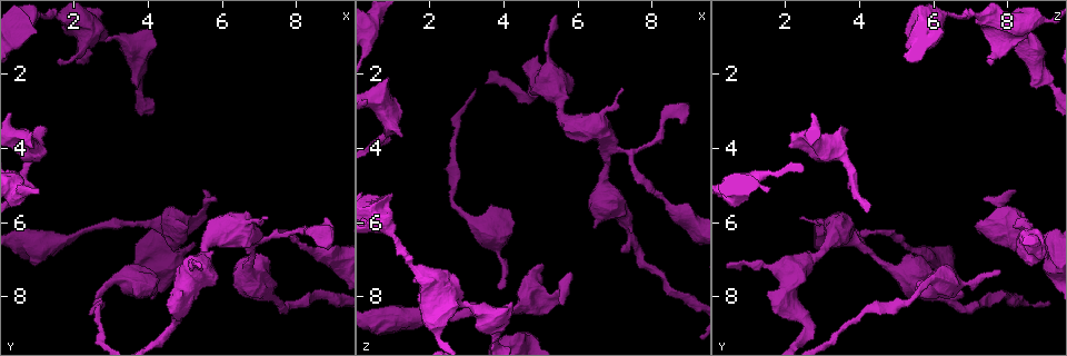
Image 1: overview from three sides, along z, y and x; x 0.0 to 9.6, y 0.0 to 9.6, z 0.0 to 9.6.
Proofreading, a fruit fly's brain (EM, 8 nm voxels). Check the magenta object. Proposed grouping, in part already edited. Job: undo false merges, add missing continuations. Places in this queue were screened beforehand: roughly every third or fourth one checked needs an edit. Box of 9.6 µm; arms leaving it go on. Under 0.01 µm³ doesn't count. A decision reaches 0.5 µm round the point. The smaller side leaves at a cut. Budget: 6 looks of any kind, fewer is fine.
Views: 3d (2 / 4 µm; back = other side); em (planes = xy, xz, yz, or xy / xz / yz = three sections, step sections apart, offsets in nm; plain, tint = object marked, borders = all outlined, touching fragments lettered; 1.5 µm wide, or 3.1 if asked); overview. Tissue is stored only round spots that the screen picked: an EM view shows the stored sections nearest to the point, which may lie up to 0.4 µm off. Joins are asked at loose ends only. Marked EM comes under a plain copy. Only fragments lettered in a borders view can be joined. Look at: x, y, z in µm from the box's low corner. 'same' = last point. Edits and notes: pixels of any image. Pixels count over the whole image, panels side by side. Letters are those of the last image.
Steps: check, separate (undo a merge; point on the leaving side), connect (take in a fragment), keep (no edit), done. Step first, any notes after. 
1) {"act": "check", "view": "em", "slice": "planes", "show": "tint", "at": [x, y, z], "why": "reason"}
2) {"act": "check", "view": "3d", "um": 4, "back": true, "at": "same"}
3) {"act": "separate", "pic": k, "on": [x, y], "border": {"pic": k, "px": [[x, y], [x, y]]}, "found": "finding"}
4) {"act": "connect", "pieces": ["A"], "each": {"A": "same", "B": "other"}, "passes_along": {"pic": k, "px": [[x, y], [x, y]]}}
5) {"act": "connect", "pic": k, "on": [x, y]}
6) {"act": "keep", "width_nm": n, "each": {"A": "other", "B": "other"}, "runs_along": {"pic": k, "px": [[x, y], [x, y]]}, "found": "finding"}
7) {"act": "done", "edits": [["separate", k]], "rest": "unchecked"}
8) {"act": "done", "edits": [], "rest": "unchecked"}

{"act": "check", "view": "3d", "um": 4, "at": [1.60, 1.70, 7.60], "why": "free end"}

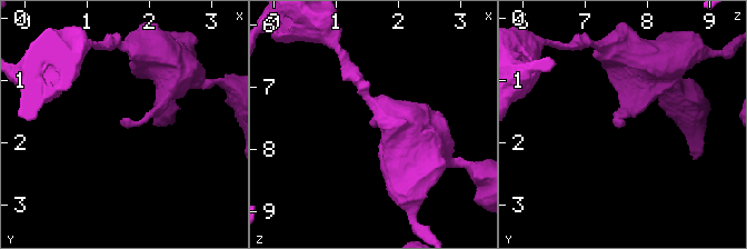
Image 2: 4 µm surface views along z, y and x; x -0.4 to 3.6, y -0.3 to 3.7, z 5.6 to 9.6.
{"act": "check", "view": "em", "slice": "xy", "step": 4, "show": "borders", "at": [1.60, 1.70, 7.70]}

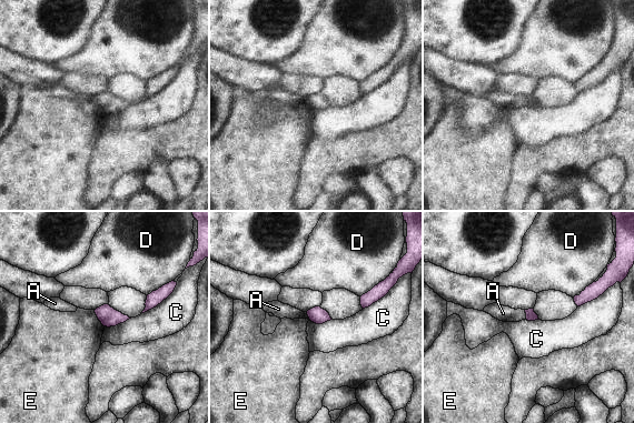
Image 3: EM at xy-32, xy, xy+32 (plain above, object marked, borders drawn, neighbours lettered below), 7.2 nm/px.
{"act": "keep", "width_nm": 80, "each": {"A": "other", "C": "other", "D": "other", "E": "other"}, "border": {"pic": 3, "px": [[524, 310], [526, 319]]}, "found": "none of them fits"}

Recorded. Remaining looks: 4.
{"act": "check", "view": "3d", "um": 2, "at": [5.10, 6.10, 7.20], "why": "branch stops here"}

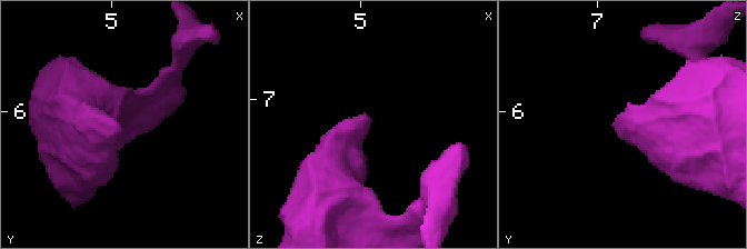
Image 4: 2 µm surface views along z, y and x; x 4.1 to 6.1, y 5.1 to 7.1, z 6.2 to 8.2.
{"act": "check", "view": "em", "slice": "planes", "show": "borders", "at": [5.08, 6.10, 7.12], "why": "shape alone is not enough"}

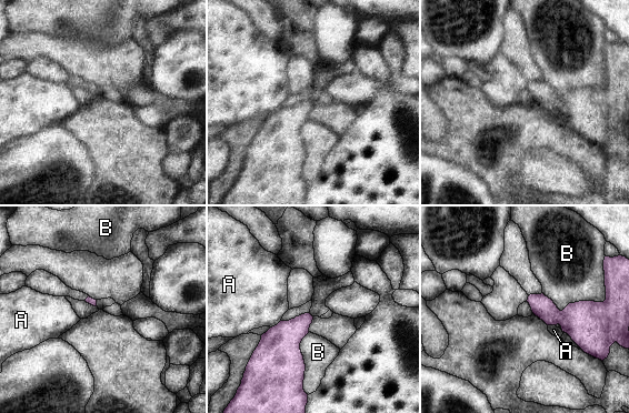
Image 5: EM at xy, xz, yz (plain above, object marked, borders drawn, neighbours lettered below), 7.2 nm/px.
{"act": "keep", "each": {"A": "other", "B": "other"}, "found": "no lettered fragment goes on from it"}

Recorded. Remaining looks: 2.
{"act": "check", "view": "em", "slice": "planes", "show": "borders", "at": [6.65, 6.00, 3.10], "why": "sharp bend"}

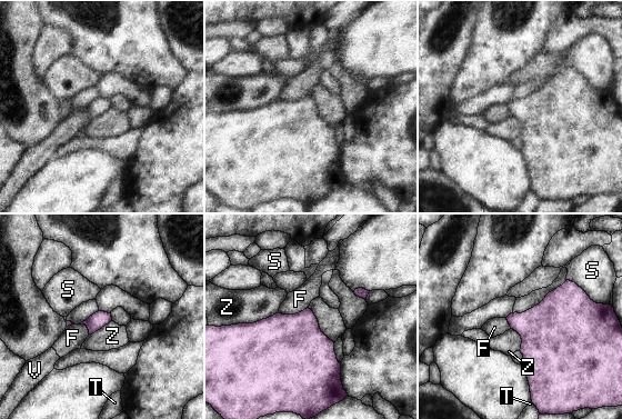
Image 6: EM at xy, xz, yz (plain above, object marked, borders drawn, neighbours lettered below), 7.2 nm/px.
{"act": "keep", "each": {"F": "other", "S": "other", "T": "other", "V": "other", "Z": "other"}, "border": {"pic": 6, "px": [[278, 311], [252, 322], [234, 325]]}, "found": "continuous, no second neuron"}

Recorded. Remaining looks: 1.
{"act": "done", "edits": [], "rest": "unchecked"}

